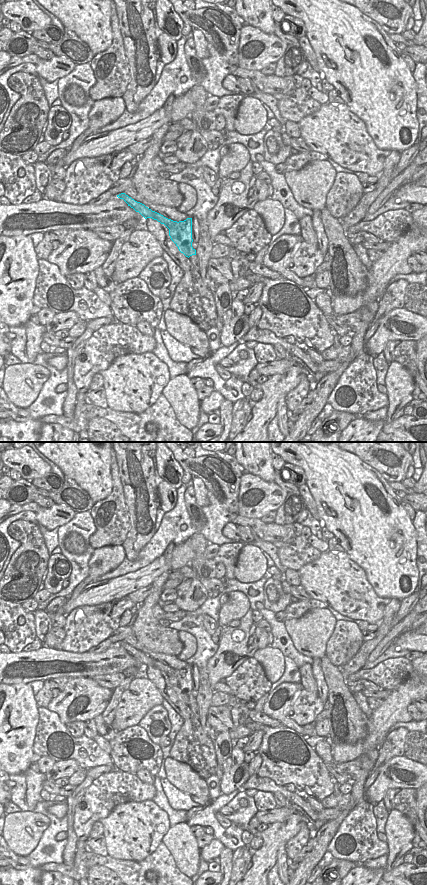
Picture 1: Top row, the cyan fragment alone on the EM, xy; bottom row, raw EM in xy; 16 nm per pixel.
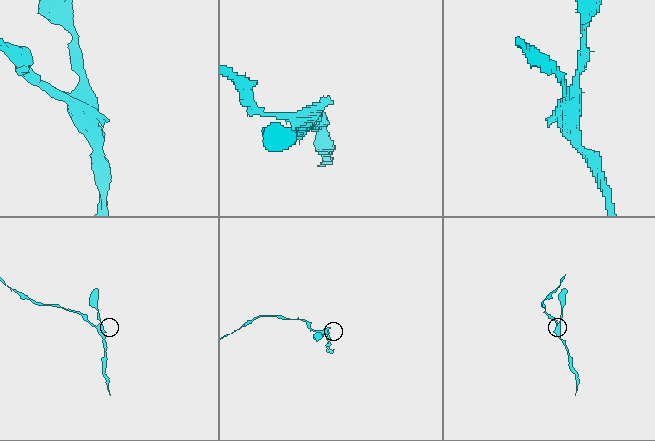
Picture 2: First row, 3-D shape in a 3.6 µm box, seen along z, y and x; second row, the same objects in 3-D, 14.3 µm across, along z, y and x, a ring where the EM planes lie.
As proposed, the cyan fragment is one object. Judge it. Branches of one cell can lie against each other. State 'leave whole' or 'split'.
split

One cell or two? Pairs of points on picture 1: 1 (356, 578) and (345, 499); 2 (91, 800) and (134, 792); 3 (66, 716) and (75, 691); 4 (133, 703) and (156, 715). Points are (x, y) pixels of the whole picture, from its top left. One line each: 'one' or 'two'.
1: two
2: one
3: one
4: two

